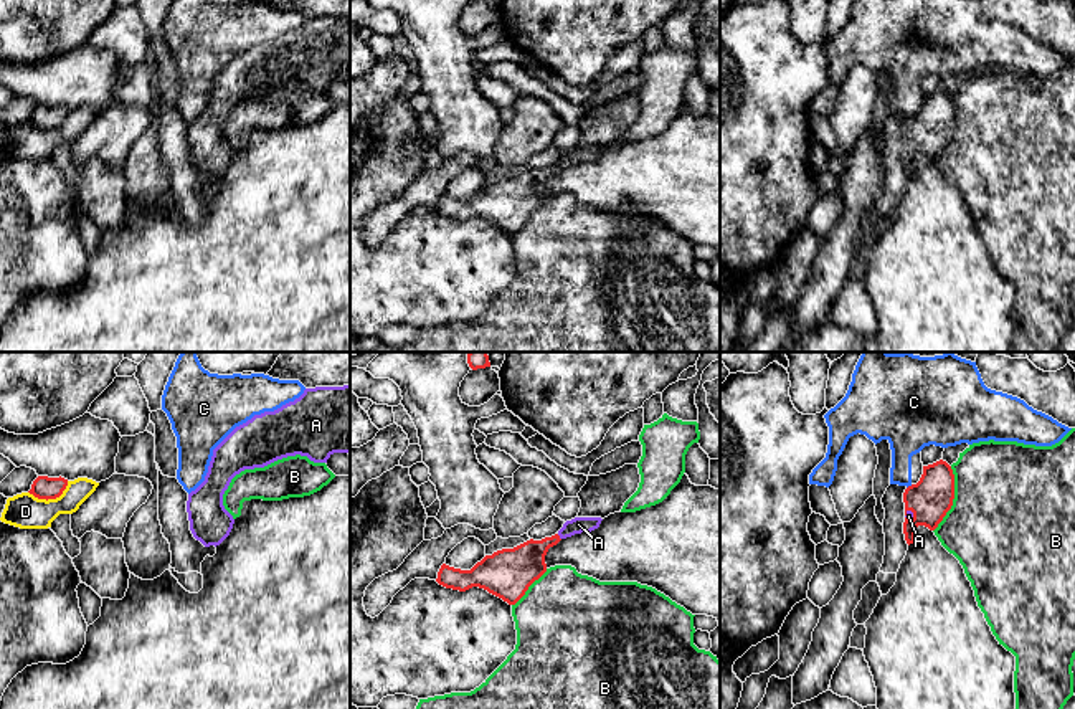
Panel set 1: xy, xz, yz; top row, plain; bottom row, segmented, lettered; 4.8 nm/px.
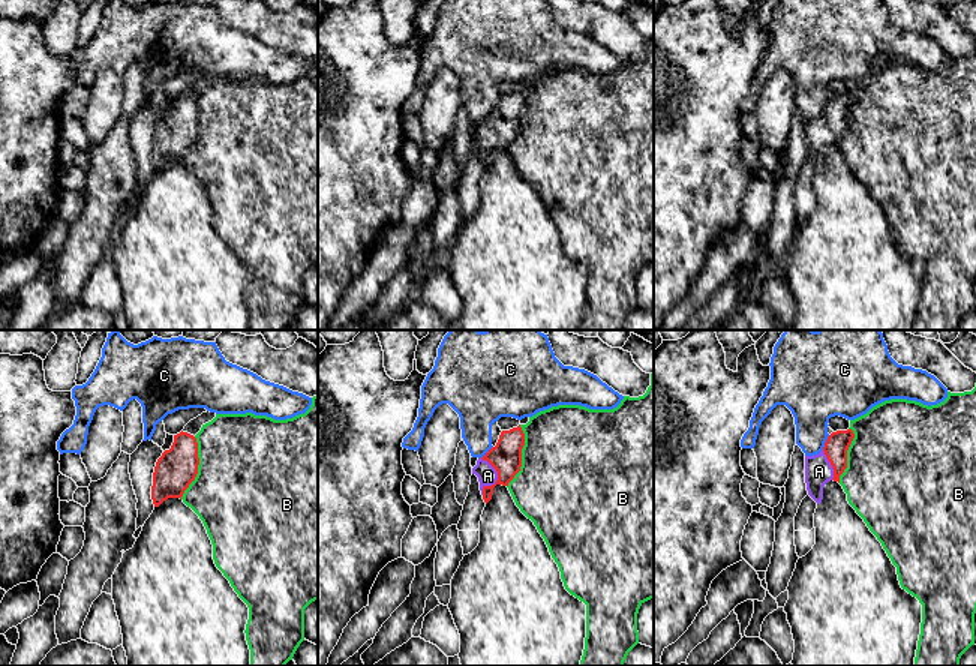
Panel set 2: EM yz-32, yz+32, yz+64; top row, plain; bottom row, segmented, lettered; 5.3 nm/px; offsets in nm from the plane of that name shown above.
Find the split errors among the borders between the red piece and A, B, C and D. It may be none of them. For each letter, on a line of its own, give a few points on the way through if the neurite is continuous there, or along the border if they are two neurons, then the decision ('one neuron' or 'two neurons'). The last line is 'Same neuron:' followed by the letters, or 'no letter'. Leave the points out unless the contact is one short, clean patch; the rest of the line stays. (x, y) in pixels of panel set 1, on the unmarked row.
A: across yz (928, 129), (917, 141), (905, 144), (909, 146) | one neuron
B: two neurons
C: two neurons
D: two neurons
Same neuron: A

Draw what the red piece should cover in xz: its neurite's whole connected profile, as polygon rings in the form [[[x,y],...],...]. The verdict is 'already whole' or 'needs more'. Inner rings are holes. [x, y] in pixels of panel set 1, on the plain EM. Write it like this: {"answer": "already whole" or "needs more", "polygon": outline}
{"answer": "needs more", "polygon": [[[575,147],[552,167],[527,170],[514,178],[485,185],[471,200],[441,195],[436,212],[446,218],[466,221],[472,217],[487,220],[509,235],[515,235],[528,217],[547,202],[545,185],[561,169],[599,157],[601,147]]]}

